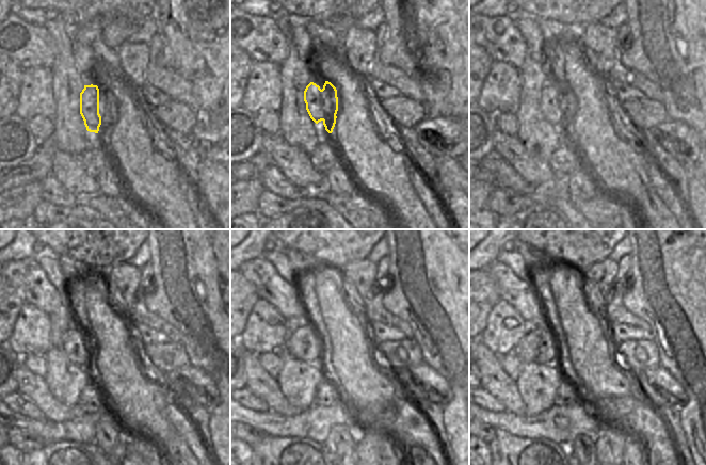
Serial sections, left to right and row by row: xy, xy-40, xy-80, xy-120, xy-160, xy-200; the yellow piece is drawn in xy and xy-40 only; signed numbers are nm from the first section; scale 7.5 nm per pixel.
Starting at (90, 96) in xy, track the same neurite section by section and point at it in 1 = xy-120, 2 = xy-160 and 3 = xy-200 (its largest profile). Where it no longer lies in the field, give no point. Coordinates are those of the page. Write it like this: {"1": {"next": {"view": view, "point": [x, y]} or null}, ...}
{"1": {"next": {"view": "xy-120", "point": [74, 342]}}, "2": {"next": {"view": "xy-160", "point": [304, 343]}}, "3": {"next": {"view": "xy-200", "point": [540, 345]}}}

